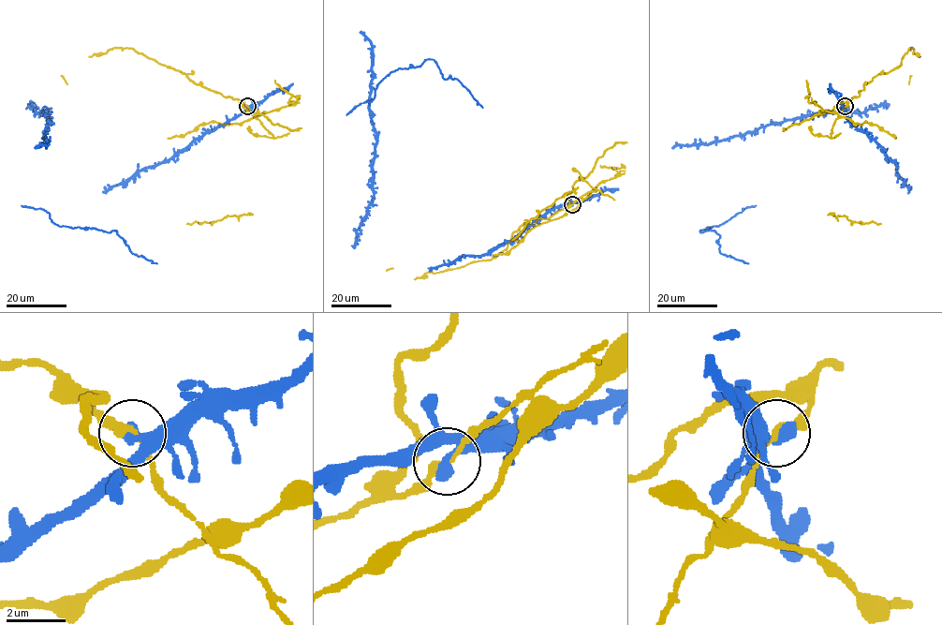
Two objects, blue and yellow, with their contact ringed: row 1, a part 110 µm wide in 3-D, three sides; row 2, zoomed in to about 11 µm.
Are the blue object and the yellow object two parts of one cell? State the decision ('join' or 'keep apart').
keep apart

